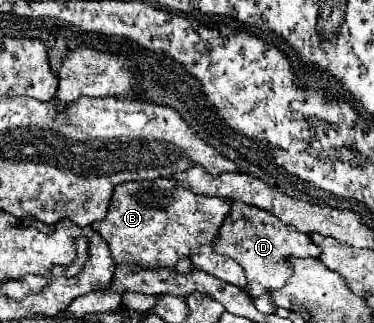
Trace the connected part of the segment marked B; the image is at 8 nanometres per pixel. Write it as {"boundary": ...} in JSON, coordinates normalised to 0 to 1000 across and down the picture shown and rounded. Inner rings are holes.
{"boundary":[[[465,551],[332,563],[305,582],[283,675],[273,687],[251,687],[246,706],[289,749],[299,799],[316,817],[471,824],[481,799],[503,799],[519,824],[583,854],[588,867],[652,892],[658,848],[647,824],[610,793],[578,786],[567,768],[615,644],[615,619],[529,607],[492,576],[476,576]]]}

